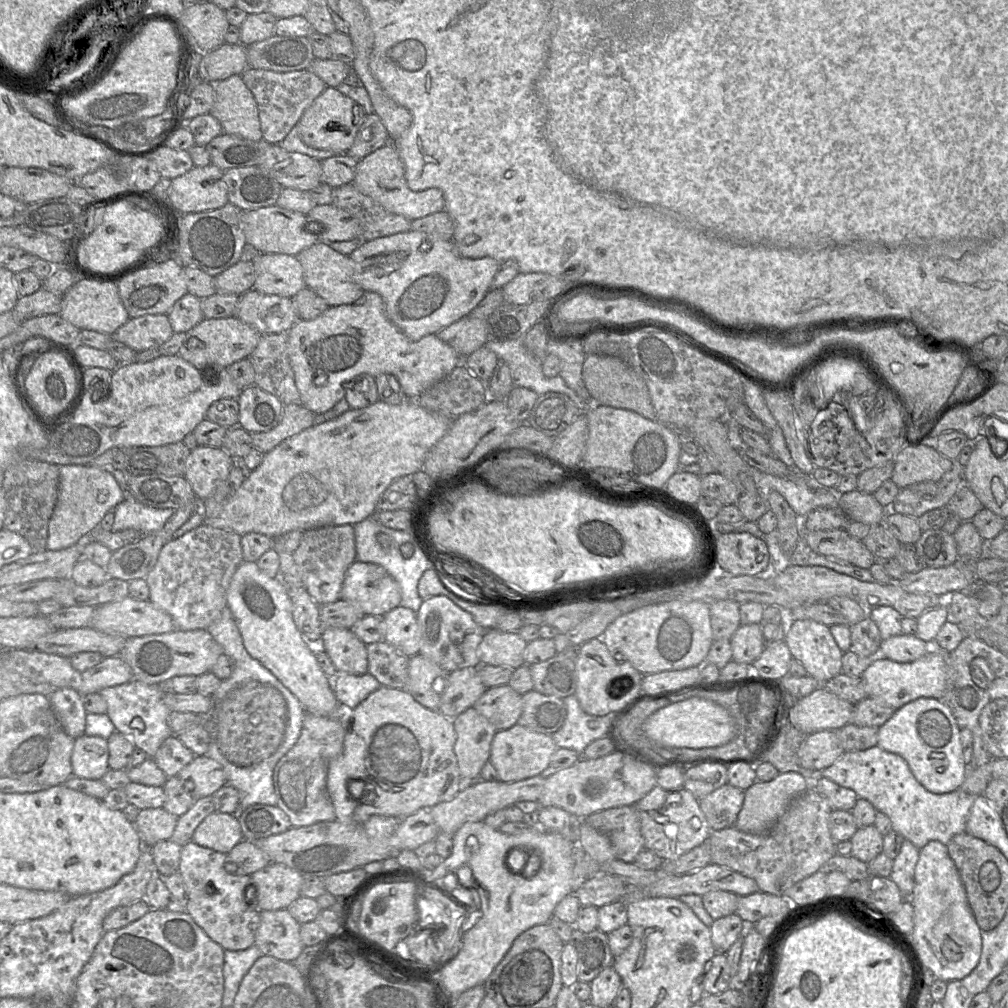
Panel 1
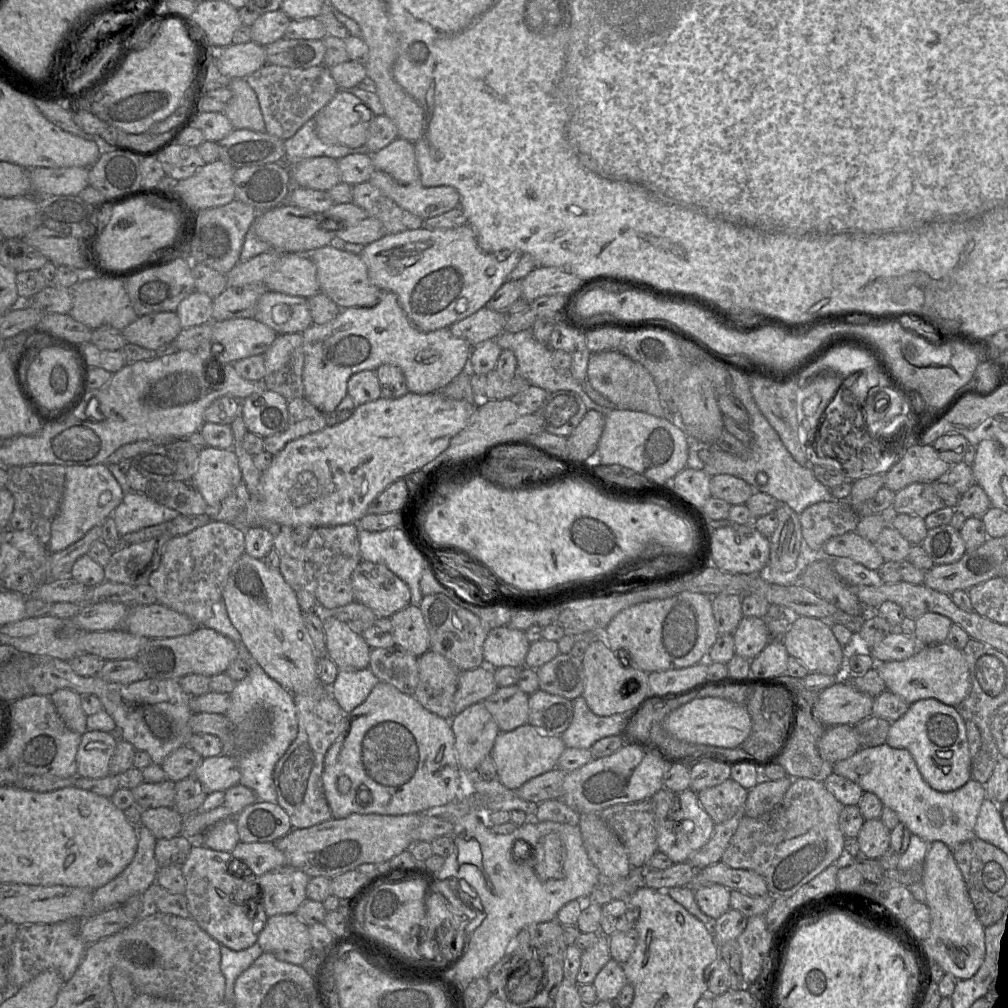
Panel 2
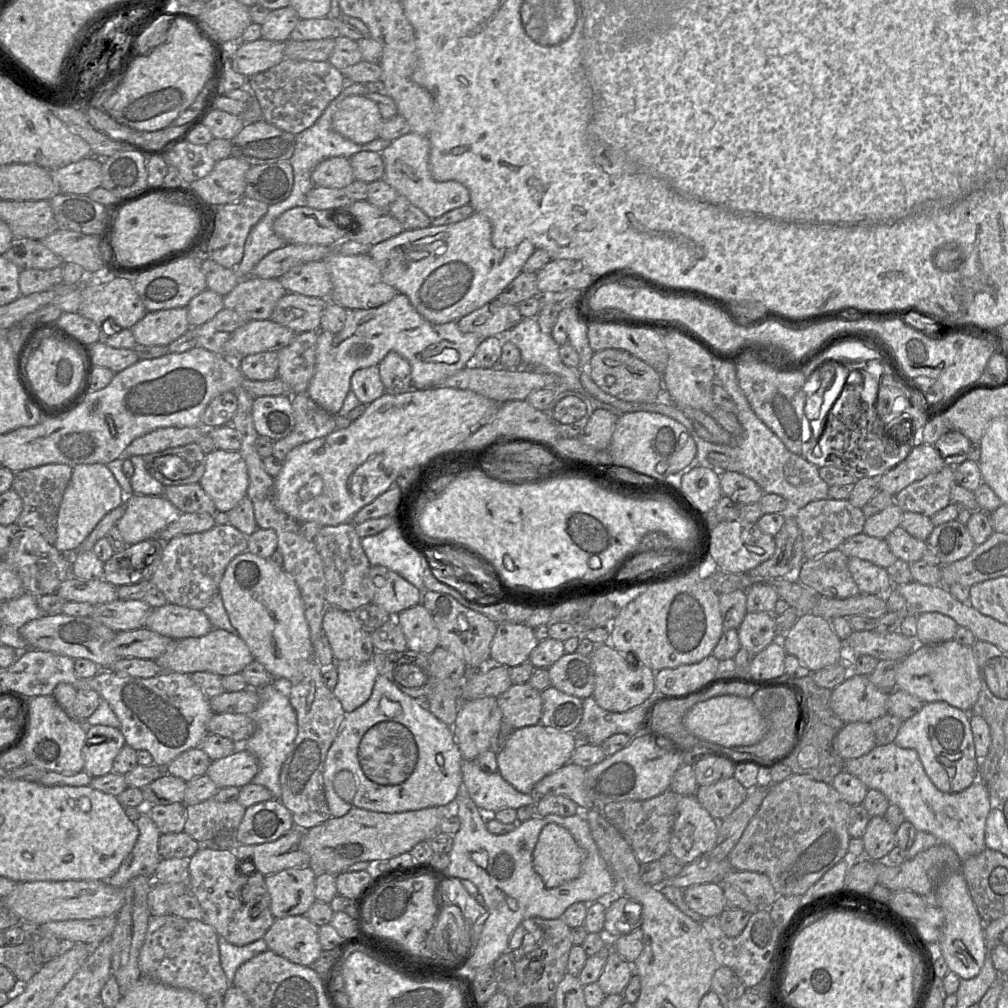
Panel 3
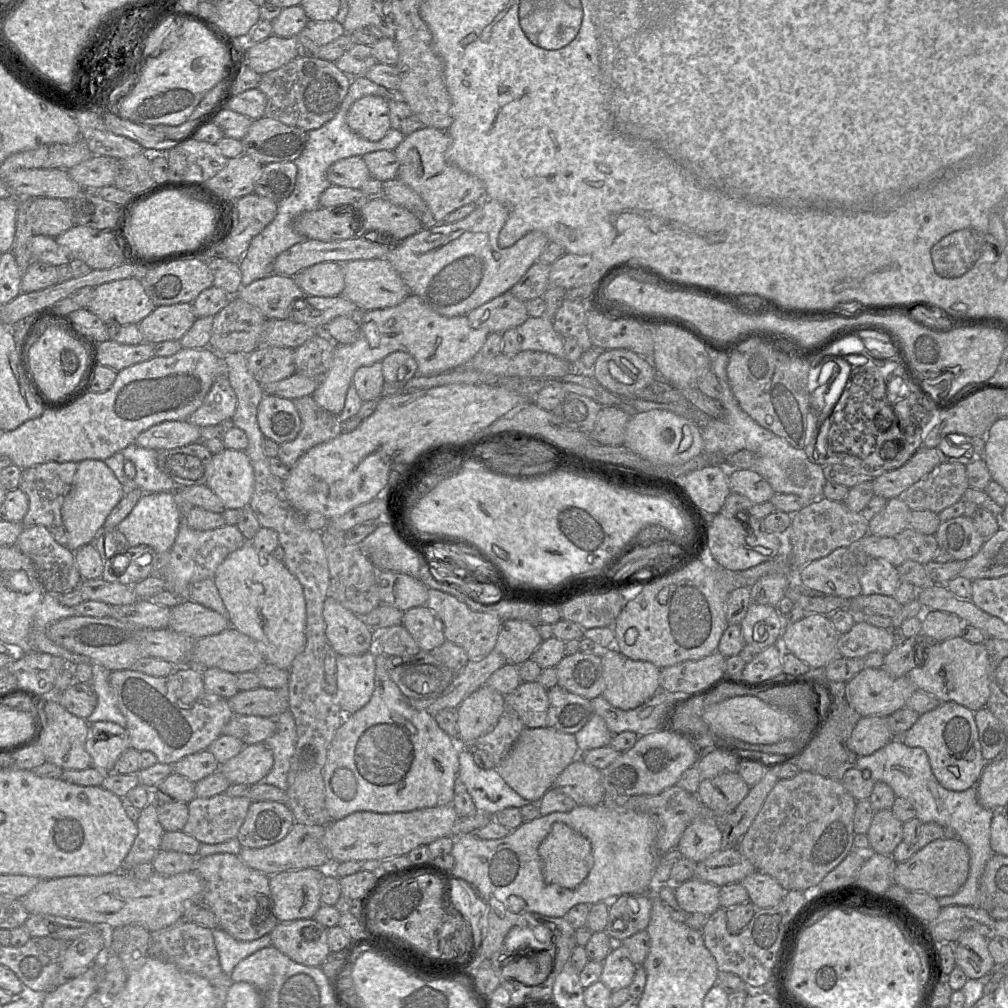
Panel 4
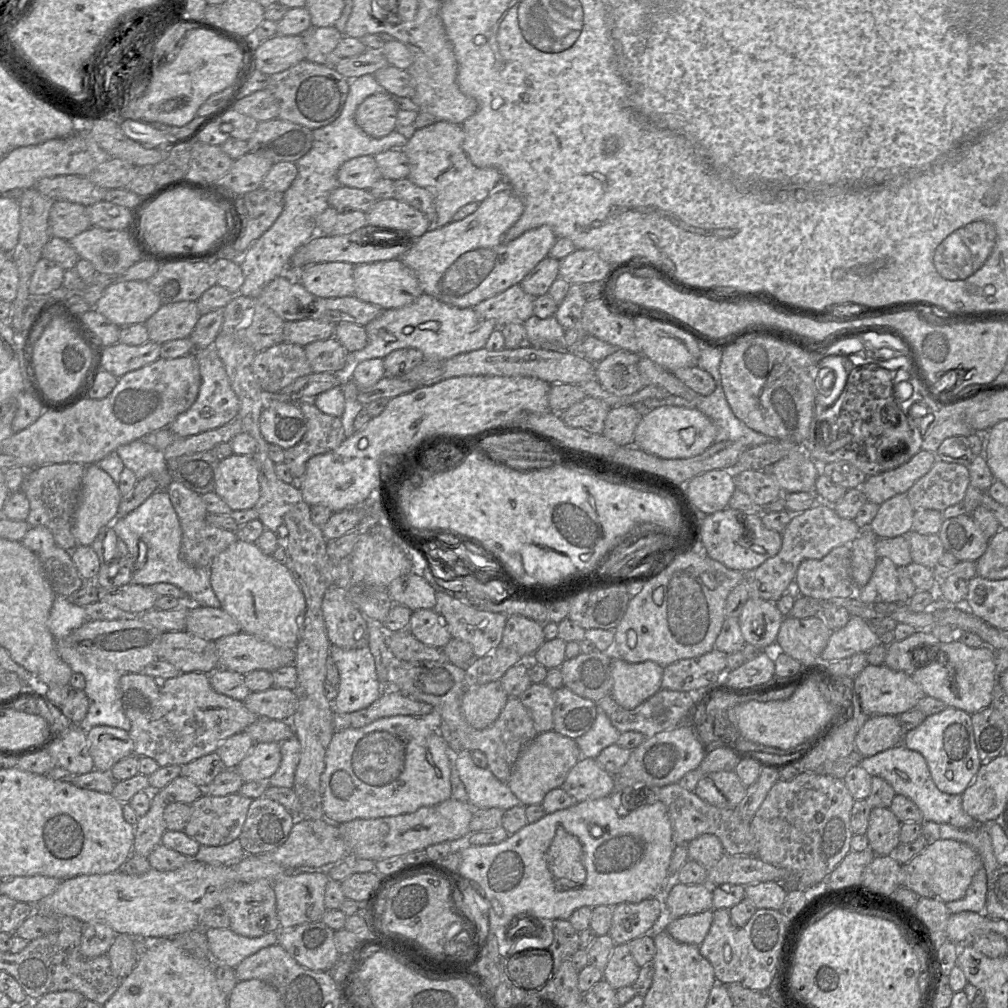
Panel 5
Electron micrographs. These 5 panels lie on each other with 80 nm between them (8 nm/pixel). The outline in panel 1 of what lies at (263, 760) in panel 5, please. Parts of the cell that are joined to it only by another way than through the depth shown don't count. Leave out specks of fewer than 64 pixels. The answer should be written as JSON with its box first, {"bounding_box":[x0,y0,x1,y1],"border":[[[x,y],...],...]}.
{"bounding_box":[177,755,227,798],"border":[[[205,755],[195,756],[177,777],[191,784],[195,798],[210,796],[227,783],[220,763]]]}

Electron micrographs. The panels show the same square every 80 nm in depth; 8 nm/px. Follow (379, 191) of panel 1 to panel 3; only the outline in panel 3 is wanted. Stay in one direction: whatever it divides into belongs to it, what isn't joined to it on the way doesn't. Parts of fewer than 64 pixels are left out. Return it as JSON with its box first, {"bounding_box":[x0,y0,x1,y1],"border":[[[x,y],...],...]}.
{"bounding_box":[381,132,469,219],"border":[[[410,132],[395,140],[381,152],[384,161],[382,180],[421,209],[431,219],[469,204],[469,190],[457,181],[439,182],[433,179],[429,168],[430,143],[427,136]]]}

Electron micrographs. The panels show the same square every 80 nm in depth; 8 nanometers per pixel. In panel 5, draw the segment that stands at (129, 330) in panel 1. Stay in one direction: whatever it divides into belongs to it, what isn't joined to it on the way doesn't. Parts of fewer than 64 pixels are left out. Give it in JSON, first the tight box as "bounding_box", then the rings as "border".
{"bounding_box":[144,301,200,344],"border":[[[196,301],[162,304],[144,323],[149,341],[163,344],[189,338],[200,316]]]}

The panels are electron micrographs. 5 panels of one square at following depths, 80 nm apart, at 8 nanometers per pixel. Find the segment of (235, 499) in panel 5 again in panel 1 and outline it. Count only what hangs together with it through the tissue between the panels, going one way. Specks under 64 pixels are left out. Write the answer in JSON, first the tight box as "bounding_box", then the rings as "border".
{"bounding_box":[184,446,236,501],"border":[[[197,446],[187,458],[184,478],[190,483],[197,500],[203,501],[228,478],[235,464],[236,460],[222,447]]]}

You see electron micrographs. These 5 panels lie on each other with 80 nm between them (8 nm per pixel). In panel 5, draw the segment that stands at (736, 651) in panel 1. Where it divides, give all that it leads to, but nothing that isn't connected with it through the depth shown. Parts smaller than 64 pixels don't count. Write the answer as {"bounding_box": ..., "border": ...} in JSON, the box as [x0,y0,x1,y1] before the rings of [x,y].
{"bounding_box":[738,597,783,649],"border":[[[752,597],[746,601],[738,617],[745,642],[761,649],[775,642],[782,620],[783,615],[775,603]]]}

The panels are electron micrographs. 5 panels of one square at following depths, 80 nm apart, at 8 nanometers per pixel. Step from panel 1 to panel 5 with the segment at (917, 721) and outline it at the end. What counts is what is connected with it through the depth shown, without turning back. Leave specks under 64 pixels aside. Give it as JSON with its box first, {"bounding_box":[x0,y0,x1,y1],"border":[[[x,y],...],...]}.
{"bounding_box":[902,707,982,795],"border":[[[947,707],[939,713],[926,716],[919,726],[904,734],[902,744],[925,758],[932,780],[937,788],[946,794],[961,795],[972,783],[982,765],[971,715],[954,707]]]}

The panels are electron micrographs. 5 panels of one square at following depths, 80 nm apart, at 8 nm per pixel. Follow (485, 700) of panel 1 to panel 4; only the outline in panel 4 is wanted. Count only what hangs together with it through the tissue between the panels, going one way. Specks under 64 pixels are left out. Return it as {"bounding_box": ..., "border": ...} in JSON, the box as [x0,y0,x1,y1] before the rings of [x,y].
{"bounding_box":[506,682,549,728],"border":[[[522,682],[506,697],[507,708],[513,709],[524,726],[539,728],[547,726],[547,711],[549,700],[547,689],[540,683]]]}

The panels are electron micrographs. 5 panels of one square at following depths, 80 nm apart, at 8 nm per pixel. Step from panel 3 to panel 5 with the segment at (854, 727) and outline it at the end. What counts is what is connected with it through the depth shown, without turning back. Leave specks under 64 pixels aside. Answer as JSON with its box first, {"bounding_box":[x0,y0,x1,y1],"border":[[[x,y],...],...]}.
{"bounding_box":[855,716,904,757],"border":[[[869,716],[857,732],[855,743],[863,757],[873,756],[902,744],[904,731],[897,716]]]}

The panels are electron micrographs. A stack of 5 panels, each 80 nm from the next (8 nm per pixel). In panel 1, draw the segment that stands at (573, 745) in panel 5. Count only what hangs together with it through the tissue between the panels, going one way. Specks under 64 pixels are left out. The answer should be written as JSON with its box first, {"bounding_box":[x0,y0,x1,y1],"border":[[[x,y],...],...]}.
{"bounding_box":[489,723,557,782],"border":[[[516,723],[508,729],[496,731],[491,742],[489,761],[497,770],[500,781],[517,782],[549,772],[550,758],[557,748],[550,734]]]}

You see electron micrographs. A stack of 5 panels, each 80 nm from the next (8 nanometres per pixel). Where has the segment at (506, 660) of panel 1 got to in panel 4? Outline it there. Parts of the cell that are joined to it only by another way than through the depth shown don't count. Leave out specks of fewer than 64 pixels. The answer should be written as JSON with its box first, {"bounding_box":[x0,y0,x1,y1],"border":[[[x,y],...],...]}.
{"bounding_box":[493,619,542,664],"border":[[[517,619],[502,620],[493,651],[504,655],[507,663],[522,664],[542,641],[536,626]]]}

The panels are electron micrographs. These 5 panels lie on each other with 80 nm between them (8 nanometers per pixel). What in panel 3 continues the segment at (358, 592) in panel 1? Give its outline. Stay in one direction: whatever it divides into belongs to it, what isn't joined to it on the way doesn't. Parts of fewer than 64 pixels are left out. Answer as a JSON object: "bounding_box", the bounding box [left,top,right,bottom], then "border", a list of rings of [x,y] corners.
{"bounding_box":[363,566,421,616],"border":[[[371,566],[363,579],[363,590],[370,603],[391,616],[421,603],[420,591],[396,572],[384,566]]]}

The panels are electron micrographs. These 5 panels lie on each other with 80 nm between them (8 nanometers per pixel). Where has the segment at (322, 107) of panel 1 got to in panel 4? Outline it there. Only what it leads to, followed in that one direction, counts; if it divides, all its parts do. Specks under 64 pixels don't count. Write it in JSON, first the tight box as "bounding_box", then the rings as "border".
{"bounding_box":[346,96,391,141],"border":[[[364,96],[351,105],[346,121],[362,138],[379,141],[391,128],[388,101],[381,96]]]}

